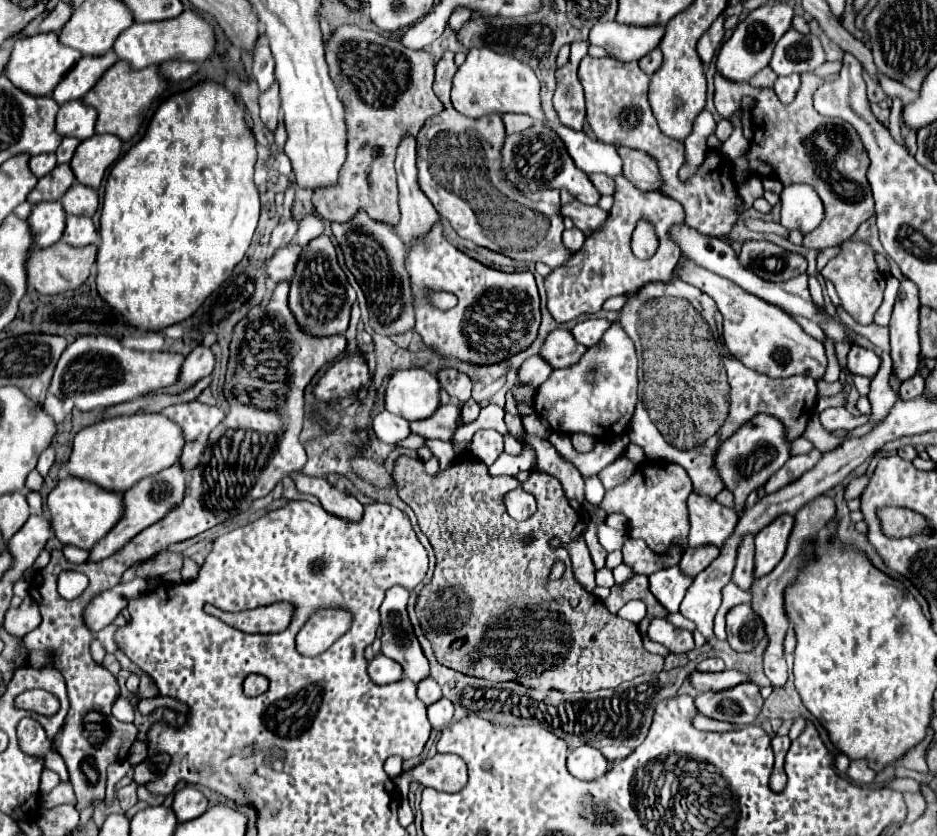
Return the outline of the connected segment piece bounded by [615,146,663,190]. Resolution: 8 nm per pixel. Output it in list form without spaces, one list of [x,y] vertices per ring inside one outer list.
[[[615,146],[615,148],[619,150],[619,156],[623,156],[623,176],[627,180],[635,182],[639,190],[661,190],[663,180],[659,168],[649,158],[649,154],[623,146]]]

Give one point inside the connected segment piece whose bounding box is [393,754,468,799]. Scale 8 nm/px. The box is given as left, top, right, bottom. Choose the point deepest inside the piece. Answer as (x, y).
(446, 772)

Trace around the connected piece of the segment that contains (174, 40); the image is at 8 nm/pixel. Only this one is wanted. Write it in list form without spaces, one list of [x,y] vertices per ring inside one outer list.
[[[183,10],[177,18],[161,20],[161,22],[133,22],[121,36],[117,38],[113,50],[133,68],[145,68],[149,64],[161,64],[169,60],[189,60],[189,62],[205,62],[215,50],[215,32],[213,26],[203,20],[193,10]]]

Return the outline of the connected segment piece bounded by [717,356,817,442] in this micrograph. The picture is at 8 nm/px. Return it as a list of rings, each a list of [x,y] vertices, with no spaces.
[[[727,356],[723,358],[723,366],[729,376],[731,386],[731,408],[729,416],[723,424],[723,428],[717,432],[717,442],[725,442],[729,434],[733,434],[735,428],[743,426],[743,422],[751,420],[755,414],[771,414],[779,418],[779,422],[785,424],[787,438],[799,438],[809,422],[809,414],[813,414],[815,398],[817,398],[817,386],[815,380],[809,376],[791,376],[791,378],[769,378],[763,376],[747,366],[743,366],[739,360]]]

